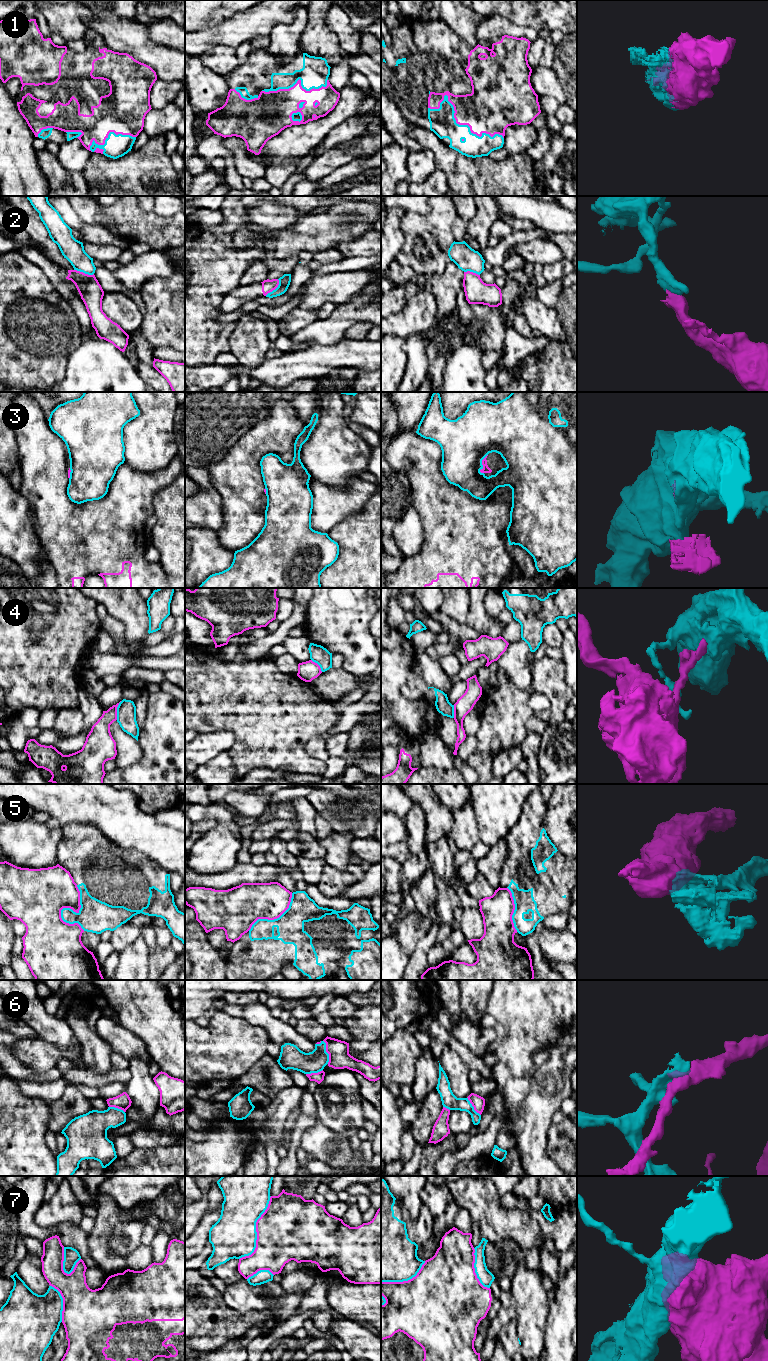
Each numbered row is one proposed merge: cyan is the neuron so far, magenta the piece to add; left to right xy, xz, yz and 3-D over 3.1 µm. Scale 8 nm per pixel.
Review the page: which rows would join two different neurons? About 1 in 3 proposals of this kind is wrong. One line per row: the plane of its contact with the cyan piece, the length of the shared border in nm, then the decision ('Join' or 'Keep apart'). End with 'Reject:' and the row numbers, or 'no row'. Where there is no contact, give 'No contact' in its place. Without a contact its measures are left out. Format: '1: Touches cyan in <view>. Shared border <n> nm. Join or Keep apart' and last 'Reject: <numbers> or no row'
1: Touches cyan in yz. Shared border 650 nm. Join
2: Touches cyan in xy. Shared border 170 nm. Keep apart
3: Touches cyan in yz. Shared border 170 nm. Keep apart
4: Touches cyan in xy. Shared border 160 nm. Keep apart
5: Touches cyan in xy. Shared border 380 nm. Keep apart
6: Touches cyan in xz. Shared border 200 nm. Keep apart
7: Touches cyan in xz. Shared border 550 nm. Keep apart
Reject: 2, 3, 4, 5, 6, 7

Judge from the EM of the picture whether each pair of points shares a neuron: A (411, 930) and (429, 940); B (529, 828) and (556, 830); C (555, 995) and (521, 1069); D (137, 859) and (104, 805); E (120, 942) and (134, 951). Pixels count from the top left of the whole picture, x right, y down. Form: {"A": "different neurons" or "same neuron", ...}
{"A": "different neurons", "B": "different neurons", "C": "same neuron", "D": "different neurons", "E": "different neurons"}

